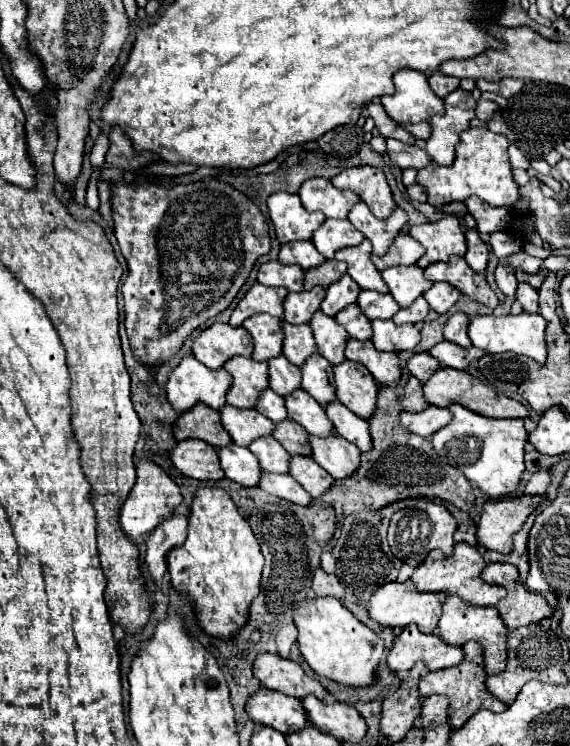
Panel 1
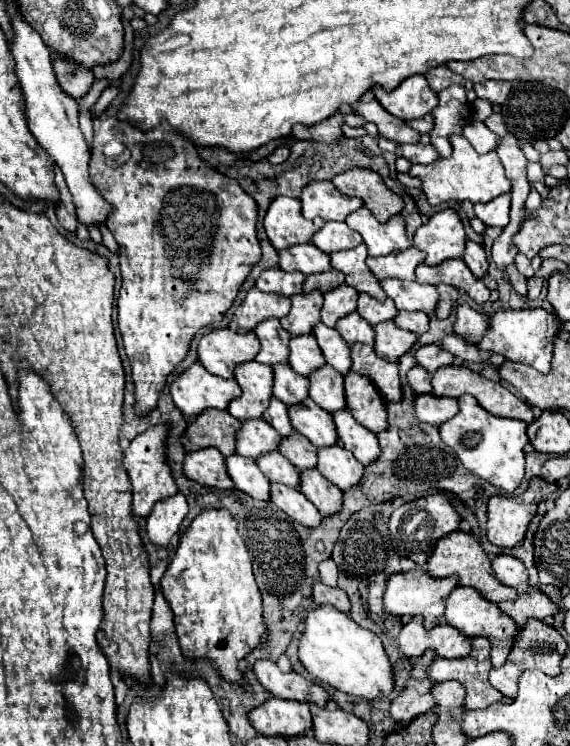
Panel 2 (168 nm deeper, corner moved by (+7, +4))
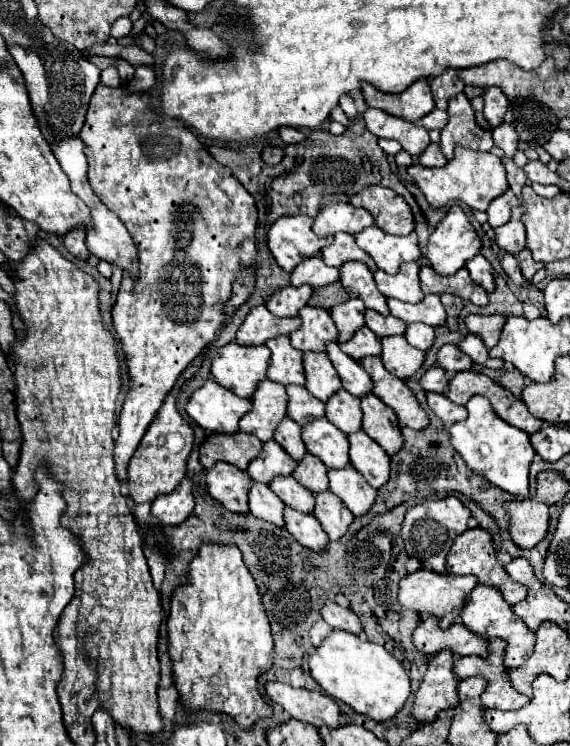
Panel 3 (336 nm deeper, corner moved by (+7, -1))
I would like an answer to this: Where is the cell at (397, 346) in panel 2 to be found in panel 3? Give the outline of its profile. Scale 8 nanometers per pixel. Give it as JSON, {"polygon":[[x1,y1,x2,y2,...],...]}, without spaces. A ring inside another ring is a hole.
{"polygon":[[391,335,381,339,383,351,381,351,381,361,385,369,399,379,409,379,415,375,415,371,421,367,425,353,421,349,411,347,403,335]]}

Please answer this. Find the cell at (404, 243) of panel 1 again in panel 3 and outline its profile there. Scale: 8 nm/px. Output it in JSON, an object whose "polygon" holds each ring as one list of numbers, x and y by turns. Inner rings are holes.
{"polygon":[[415,261,401,263,399,273,395,273,395,275,389,275,389,273,377,269,375,271,375,283,377,283,377,289,385,297,395,297,395,299,401,299,407,303,417,303,425,297,421,293,419,265]]}

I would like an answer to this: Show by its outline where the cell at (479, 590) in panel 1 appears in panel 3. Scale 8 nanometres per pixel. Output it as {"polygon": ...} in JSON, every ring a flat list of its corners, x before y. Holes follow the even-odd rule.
{"polygon":[[475,527,475,529,467,529,465,533,461,533,451,549,449,549,449,555,447,555,447,571,451,575,475,575,477,581,481,585,489,585,489,587,495,587,501,591,503,599,509,603,509,605,517,605,519,601,525,599,527,591,525,587,521,587,519,583,515,583,513,579,509,579,507,571,503,569,503,565,495,559,495,547,493,547,493,541,491,541,491,535,481,529,481,527]]}

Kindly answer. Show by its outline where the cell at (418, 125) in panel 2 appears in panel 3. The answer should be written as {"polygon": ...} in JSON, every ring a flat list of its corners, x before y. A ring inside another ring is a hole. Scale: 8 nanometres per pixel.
{"polygon":[[433,109,429,115,425,115,425,117,421,117,419,121,415,121,415,125,417,127,423,127,423,129,427,129,427,131,431,131,431,129,443,129,445,125,447,125,447,111,441,111,441,109]]}

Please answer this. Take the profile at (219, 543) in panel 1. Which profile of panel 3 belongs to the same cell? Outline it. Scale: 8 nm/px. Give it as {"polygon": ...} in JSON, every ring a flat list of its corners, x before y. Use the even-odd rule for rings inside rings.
{"polygon":[[203,541,197,555,191,559,189,563,189,573,187,573,187,583,179,585,173,595,171,595,171,611,169,611,169,619,167,619,167,627,169,627,169,657,173,663,173,679,175,679,175,687,179,691,179,697,185,705,187,711,195,711,195,709,209,709,209,711,219,711,219,713,227,713,231,715,243,729,249,729,253,725,255,719,259,717,269,717,273,713,273,709,265,703,265,699,261,697,259,689,257,689,257,677,267,671,273,665,273,637,269,631,269,621,259,597,259,589,255,585,255,579,251,577,249,569,245,567,243,555,237,547,233,545,223,545,223,543,213,543,213,541]]}

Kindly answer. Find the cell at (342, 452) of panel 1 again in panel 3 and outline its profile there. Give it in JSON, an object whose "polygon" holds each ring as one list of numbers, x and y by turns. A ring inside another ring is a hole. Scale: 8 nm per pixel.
{"polygon":[[351,463,343,469,329,469,329,489,347,505,353,515,365,515,375,503,377,491,369,487,361,473,357,473]]}

